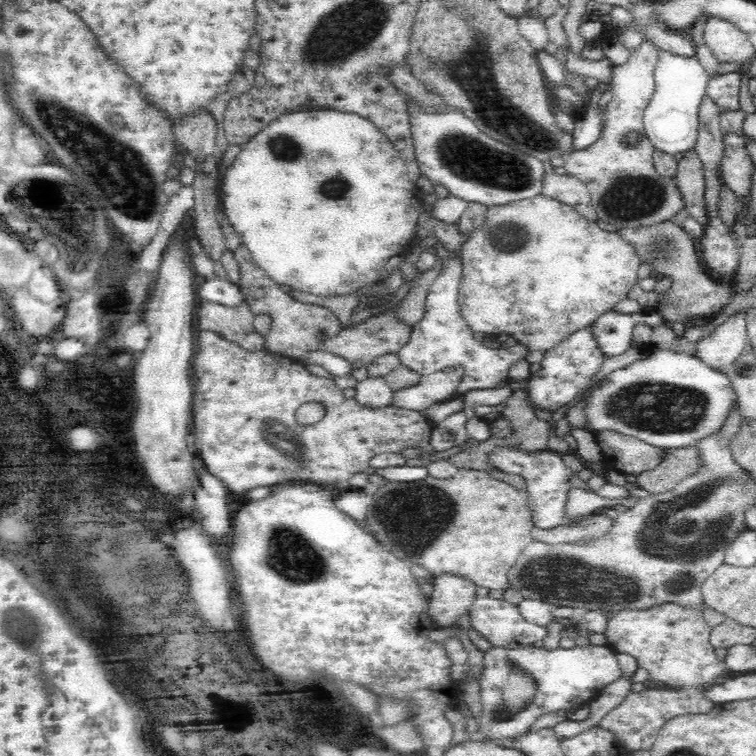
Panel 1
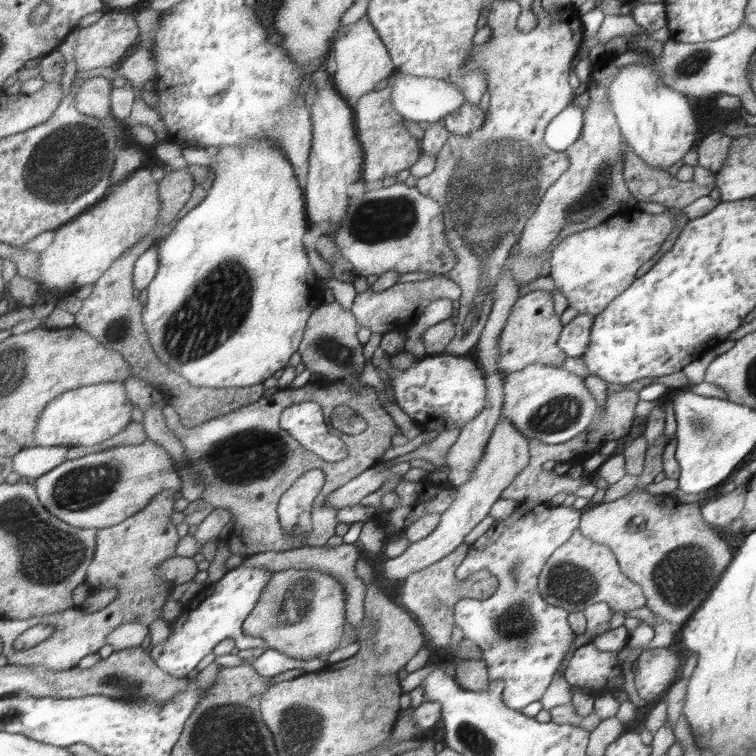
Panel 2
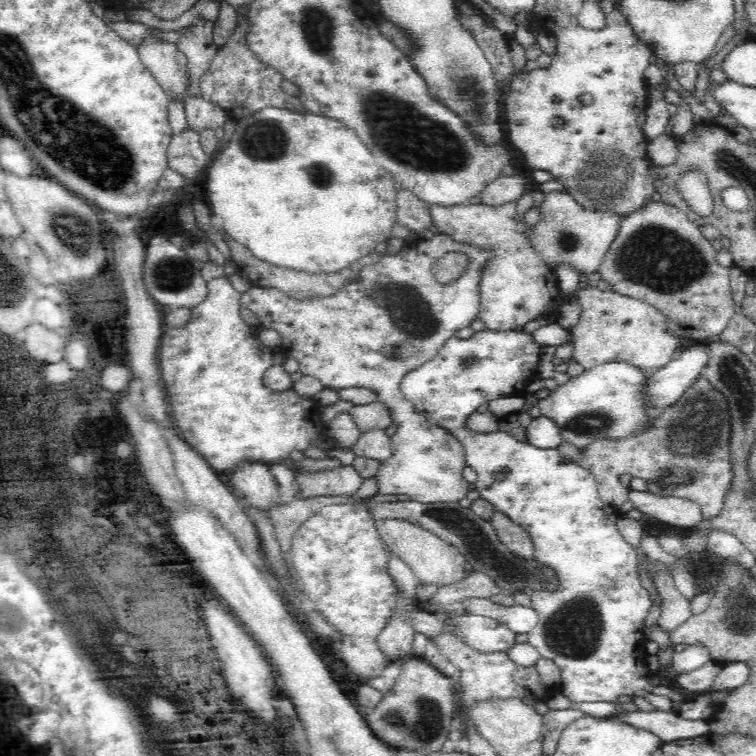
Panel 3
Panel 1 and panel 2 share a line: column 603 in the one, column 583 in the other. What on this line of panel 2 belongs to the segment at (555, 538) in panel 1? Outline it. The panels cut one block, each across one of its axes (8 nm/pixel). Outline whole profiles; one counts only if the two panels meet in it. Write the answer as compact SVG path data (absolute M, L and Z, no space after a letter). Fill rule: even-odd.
M637 486L611 504L601 502L593 506L585 512L579 530L597 544L613 550L625 576L643 588L647 608L653 616L663 618L677 628L683 626L691 614L695 614L735 556L717 532L713 532L713 528L709 528L701 518L699 502L681 504L675 498L657 498L645 492L643 486ZM635 516L645 518L645 532L627 532L627 522Z

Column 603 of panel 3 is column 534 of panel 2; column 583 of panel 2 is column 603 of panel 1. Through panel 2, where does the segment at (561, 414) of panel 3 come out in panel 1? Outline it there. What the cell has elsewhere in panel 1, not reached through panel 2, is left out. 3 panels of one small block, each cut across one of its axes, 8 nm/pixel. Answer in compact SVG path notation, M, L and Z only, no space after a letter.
M652 350L652 356L636 360L626 368L618 368L604 380L600 380L582 402L582 426L574 428L582 428L584 432L590 432L594 436L600 432L616 432L666 450L688 448L690 444L704 440L704 436L718 432L718 428L726 424L726 416L730 412L730 404L734 404L734 398L738 396L732 390L732 382L726 378L724 372L708 368L702 360L690 354L674 350Z

